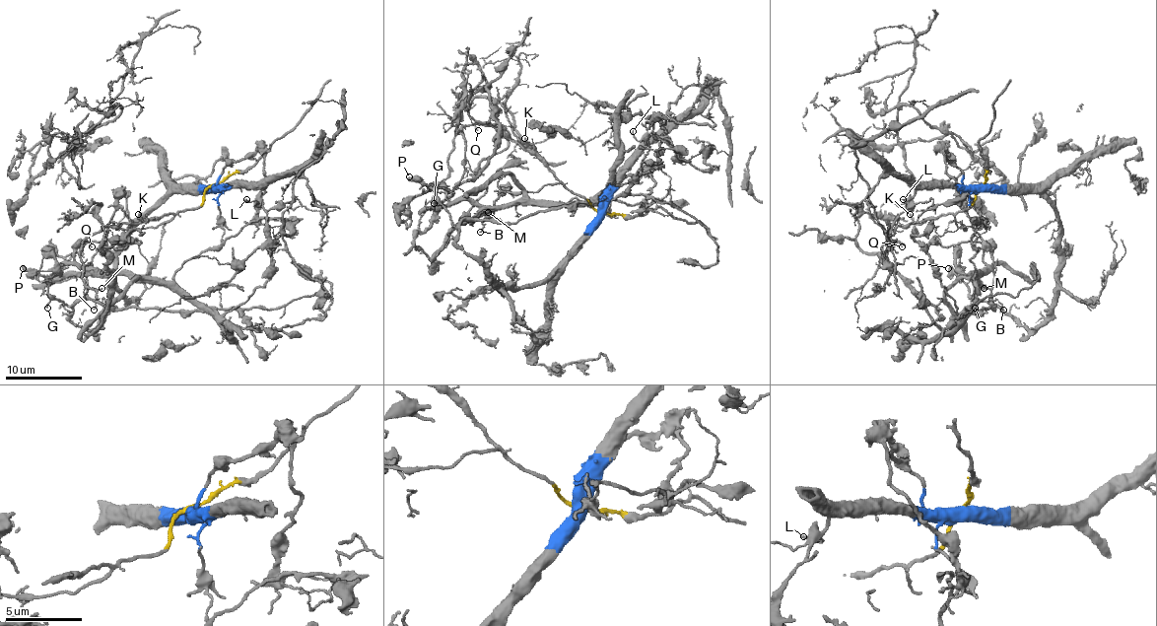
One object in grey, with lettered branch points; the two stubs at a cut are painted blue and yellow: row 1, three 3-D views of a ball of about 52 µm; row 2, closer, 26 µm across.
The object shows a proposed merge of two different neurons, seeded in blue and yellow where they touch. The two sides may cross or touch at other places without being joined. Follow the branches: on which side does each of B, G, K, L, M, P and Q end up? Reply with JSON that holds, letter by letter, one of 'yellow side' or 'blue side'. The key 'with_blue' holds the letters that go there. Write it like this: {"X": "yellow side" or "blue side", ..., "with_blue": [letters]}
{"B": "blue side", "G": "blue side", "K": "yellow side", "L": "blue side", "M": "blue side", "P": "blue side", "Q": "yellow side", "with_blue": ["B", "G", "L", "M", "P"]}

